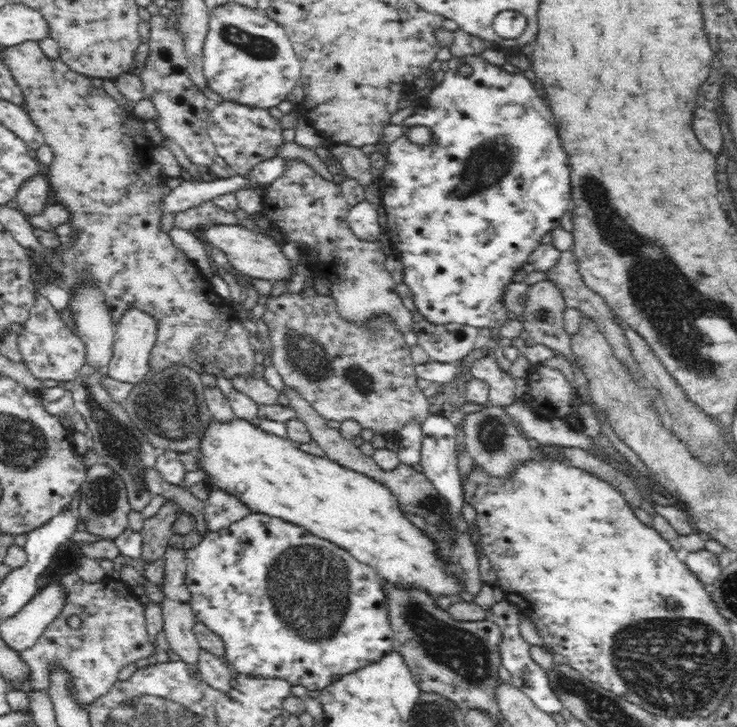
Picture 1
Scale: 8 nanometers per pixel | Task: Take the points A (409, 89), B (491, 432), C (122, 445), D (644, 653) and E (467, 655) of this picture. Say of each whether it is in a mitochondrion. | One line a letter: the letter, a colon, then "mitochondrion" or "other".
A: other
B: mitochondrion
C: mitochondrion
D: mitochondrion
E: mitochondrion

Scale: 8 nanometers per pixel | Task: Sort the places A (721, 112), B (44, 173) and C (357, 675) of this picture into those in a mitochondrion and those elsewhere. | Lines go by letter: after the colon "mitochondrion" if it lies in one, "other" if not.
A: other
B: other
C: other

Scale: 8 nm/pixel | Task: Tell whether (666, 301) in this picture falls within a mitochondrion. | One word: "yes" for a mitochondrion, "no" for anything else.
yes

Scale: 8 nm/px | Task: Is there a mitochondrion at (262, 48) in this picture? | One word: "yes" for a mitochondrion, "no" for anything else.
yes

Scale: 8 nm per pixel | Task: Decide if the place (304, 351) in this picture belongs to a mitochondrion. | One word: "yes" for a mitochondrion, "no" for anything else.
yes

